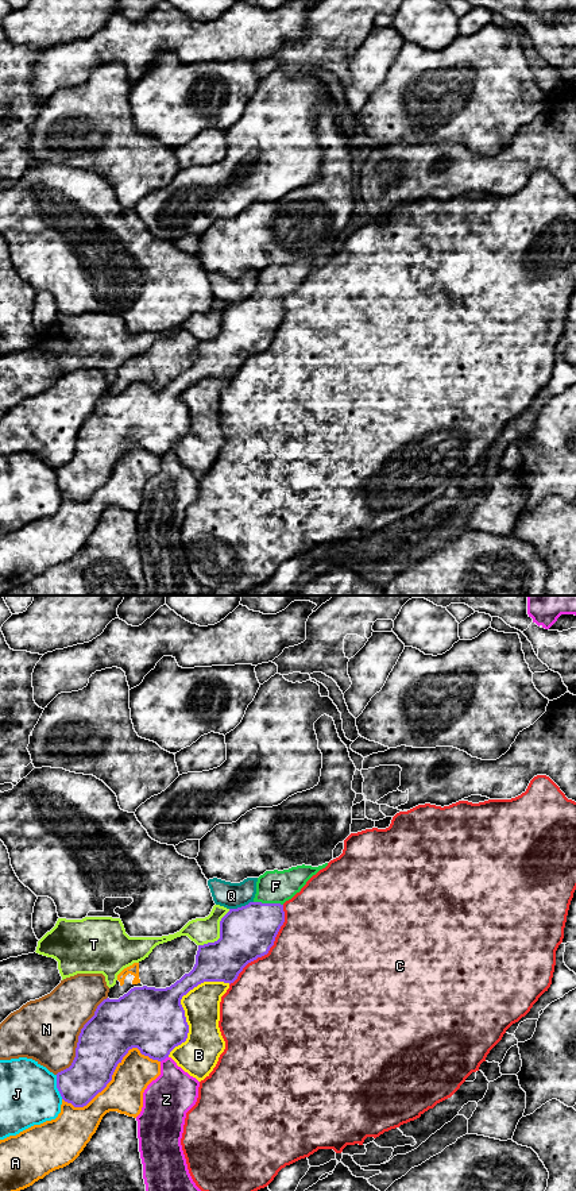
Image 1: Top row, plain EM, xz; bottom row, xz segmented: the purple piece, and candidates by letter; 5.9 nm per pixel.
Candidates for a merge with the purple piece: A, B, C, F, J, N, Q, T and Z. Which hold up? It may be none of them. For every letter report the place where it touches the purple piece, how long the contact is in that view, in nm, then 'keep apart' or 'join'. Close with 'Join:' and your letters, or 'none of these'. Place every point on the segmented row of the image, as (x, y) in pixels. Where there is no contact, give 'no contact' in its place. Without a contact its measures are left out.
A: meets purple in xz at (112, 1074); contact 650 nm long; keep apart
B: meets purple in xz at (181, 1005); contact 600 nm long; keep apart
C: meets purple in xz at (269, 949); contact 600 nm long; keep apart
F: meets purple in xz at (269, 904); contact 180 nm long; join
J: meets purple in xz at (57, 1087); contact 150 nm long; keep apart
N: meets purple in xz at (78, 1039); contact 550 nm long; keep apart
Q: meets purple in xz at (242, 906); contact 150 nm long; keep apart
T: meets purple in xz at (220, 933); contact 300 nm long; keep apart
Z: meets purple in xz at (163, 1059); contact 60 nm long; keep apart
Join: F

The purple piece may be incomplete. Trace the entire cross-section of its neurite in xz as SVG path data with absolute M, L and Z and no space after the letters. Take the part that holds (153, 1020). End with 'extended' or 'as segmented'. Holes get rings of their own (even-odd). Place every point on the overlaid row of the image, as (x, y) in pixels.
M328 863L312 867L297 866L283 871L266 871L258 878L252 902L229 911L220 921L220 938L198 945L196 964L189 974L166 988L134 987L119 999L104 999L94 1015L84 1025L78 1036L76 1057L71 1065L57 1074L57 1088L62 1099L74 1107L86 1106L107 1084L129 1049L138 1048L142 1055L162 1061L170 1052L186 1041L189 1025L181 999L204 982L233 983L243 968L268 953L285 922L283 903L291 899L306 882Z; extended

